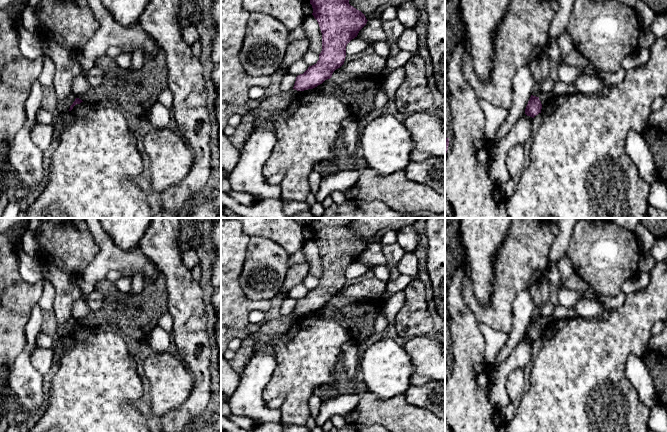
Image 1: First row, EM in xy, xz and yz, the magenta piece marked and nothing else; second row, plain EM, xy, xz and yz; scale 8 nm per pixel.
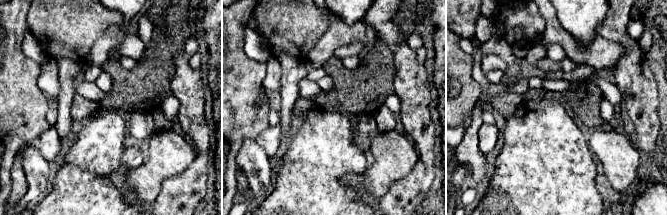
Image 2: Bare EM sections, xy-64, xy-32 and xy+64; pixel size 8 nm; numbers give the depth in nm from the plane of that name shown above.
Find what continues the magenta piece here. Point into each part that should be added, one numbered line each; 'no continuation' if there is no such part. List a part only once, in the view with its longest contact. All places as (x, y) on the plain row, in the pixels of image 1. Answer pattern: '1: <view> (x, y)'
no continuation

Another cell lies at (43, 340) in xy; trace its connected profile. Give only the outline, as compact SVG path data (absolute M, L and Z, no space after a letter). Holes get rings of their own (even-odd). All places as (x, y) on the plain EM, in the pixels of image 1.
M40 332L36 338L37 338L37 344L40 347L43 347L45 349L53 348L54 340L50 335Z

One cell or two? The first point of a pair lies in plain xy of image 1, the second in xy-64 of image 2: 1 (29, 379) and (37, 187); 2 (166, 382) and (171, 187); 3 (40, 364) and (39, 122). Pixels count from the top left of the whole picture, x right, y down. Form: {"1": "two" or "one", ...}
{"1": "one", "2": "two", "3": "two"}

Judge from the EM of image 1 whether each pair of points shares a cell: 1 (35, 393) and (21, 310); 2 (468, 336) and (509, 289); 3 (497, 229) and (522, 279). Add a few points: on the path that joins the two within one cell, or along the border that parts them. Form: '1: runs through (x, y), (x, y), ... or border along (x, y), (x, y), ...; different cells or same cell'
1: border along (31, 313), (25, 327), (25, 347), (16, 358); different cells
2: border along (464, 300), (465, 304), (478, 319); different cells
3: border along (509, 228), (506, 238), (498, 249), (492, 263); different cells

